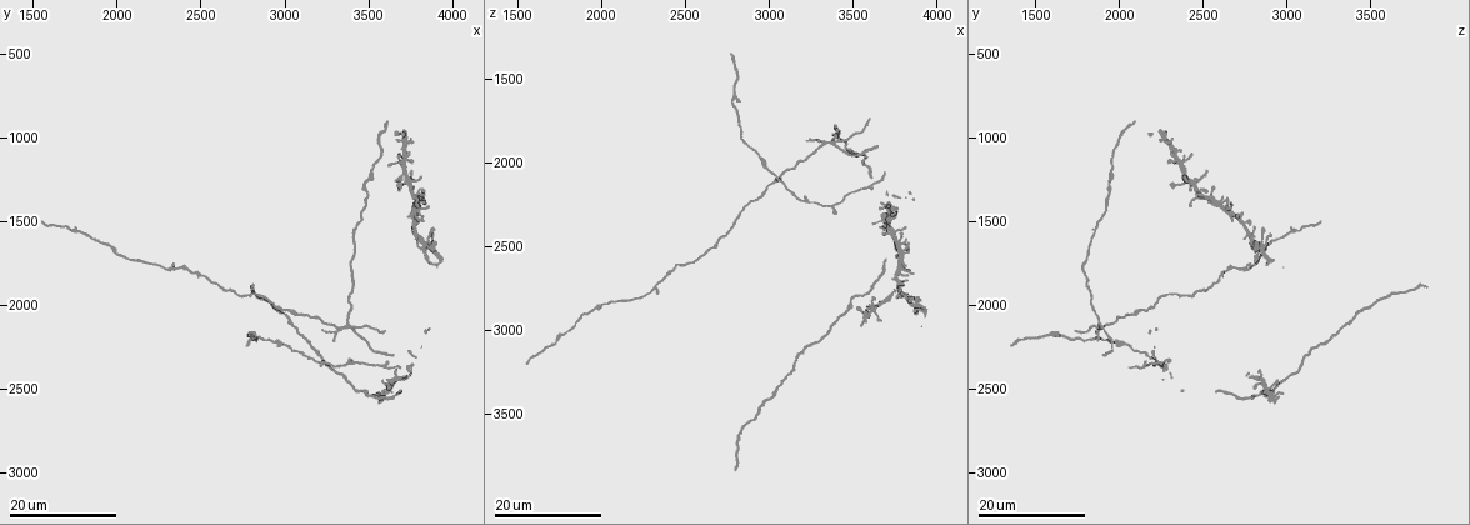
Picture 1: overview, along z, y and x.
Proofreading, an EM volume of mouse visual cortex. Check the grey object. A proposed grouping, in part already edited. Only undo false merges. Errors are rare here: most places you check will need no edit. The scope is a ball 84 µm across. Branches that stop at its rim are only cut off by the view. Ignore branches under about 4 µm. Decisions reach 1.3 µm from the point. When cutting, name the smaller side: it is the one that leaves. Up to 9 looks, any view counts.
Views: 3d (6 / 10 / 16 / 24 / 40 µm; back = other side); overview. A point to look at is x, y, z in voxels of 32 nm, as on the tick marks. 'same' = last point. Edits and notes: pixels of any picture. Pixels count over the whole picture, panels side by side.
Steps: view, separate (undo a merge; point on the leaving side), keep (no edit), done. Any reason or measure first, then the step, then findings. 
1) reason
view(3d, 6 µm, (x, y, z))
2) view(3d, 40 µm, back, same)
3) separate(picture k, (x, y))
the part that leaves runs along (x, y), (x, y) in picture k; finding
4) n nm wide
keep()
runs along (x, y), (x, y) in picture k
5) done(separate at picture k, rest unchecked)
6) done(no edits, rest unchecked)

sudden change in width
view(3d, 24 µm, (2780, 2180, 1560))

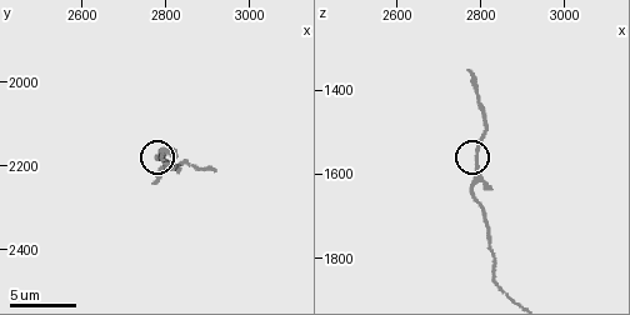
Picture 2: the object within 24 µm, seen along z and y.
zoom in
view(3d, 10 µm, (2790, 2180, 1580))

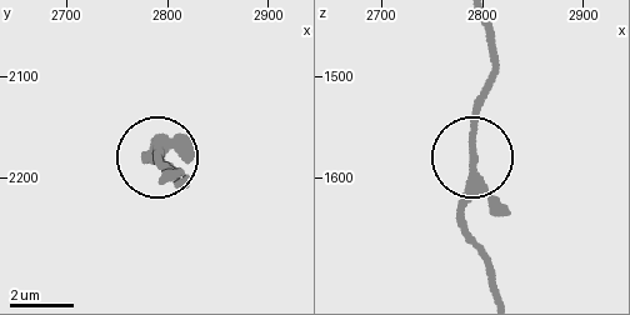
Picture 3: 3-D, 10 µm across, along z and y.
keep()
continuous, no second neuron

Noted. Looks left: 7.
view(3d, 16 µm, (2940, 2000, 2220))

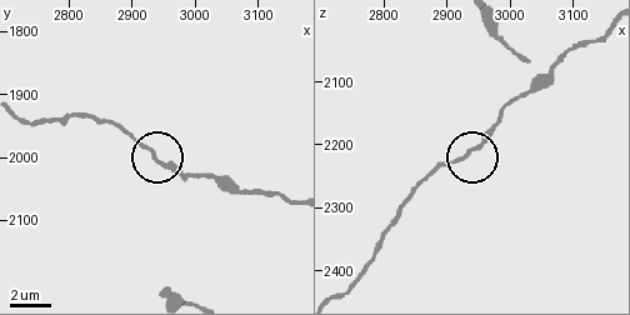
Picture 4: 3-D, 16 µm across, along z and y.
view(3d, 10 µm, (2940, 2000, 2210))

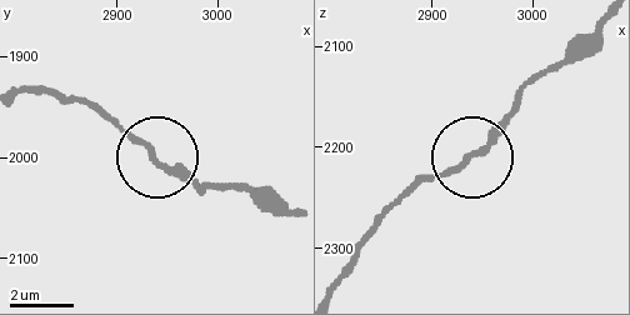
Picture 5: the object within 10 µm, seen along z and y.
keep()
one neuron here

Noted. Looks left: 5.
sudden change in width
view(3d, 16 µm, (3780, 1580, 2780))

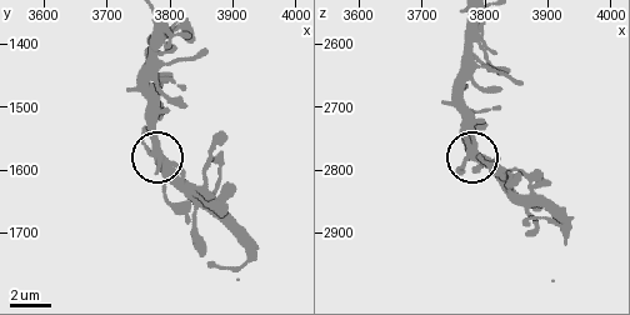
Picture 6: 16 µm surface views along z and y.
zoom in
view(3d, 6 µm, (3775, 1570, 2765))

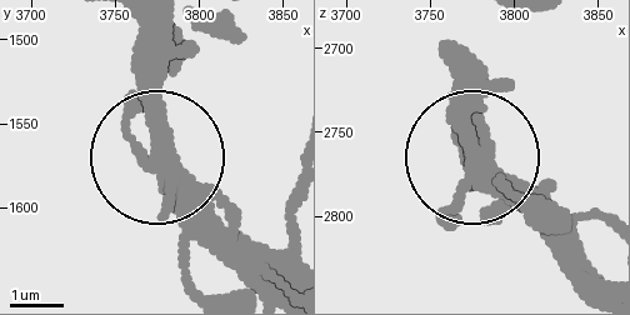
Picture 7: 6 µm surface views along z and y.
3 arms
keep()
runs along (450, 65), (468, 150), (553, 235) in picture 7; all the same neuron

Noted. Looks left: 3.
four-way junction
view(3d, 16 µm, (3380, 2100, 1880))

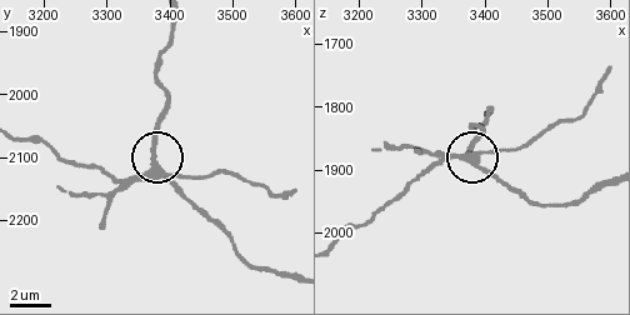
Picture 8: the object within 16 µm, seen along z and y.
view(3d, 6 µm, (3370, 2120, 1880))

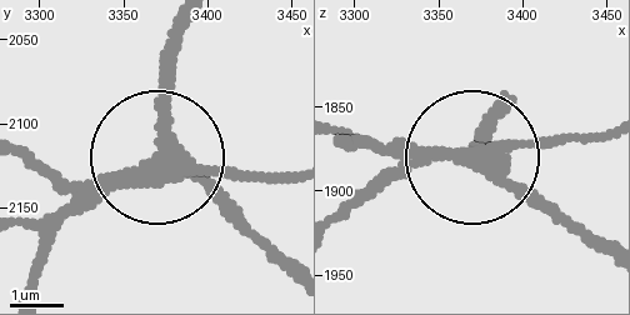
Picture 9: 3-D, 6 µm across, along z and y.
4 arms
separate(picture 9, (160, 100))
two neurons meet here

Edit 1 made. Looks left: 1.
done(separate at picture 9, rest unchecked)

